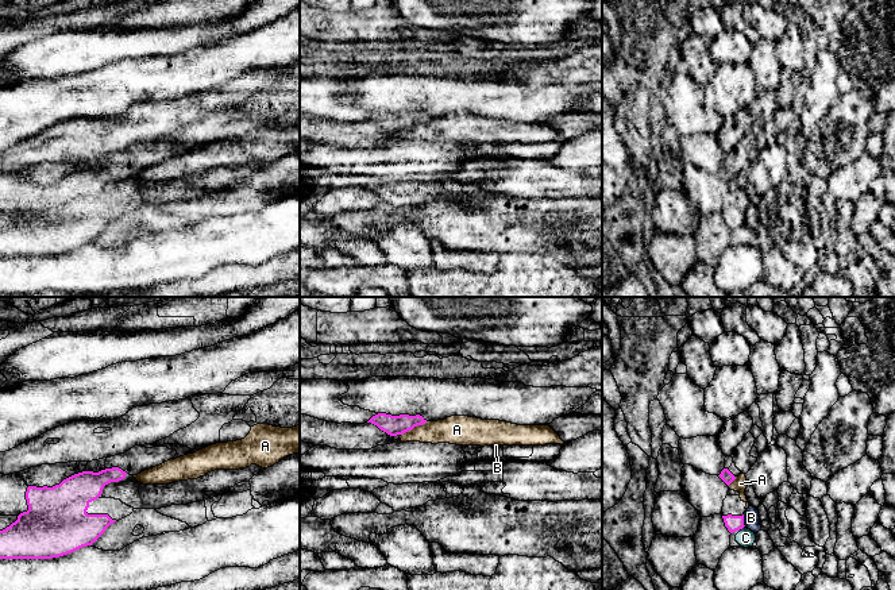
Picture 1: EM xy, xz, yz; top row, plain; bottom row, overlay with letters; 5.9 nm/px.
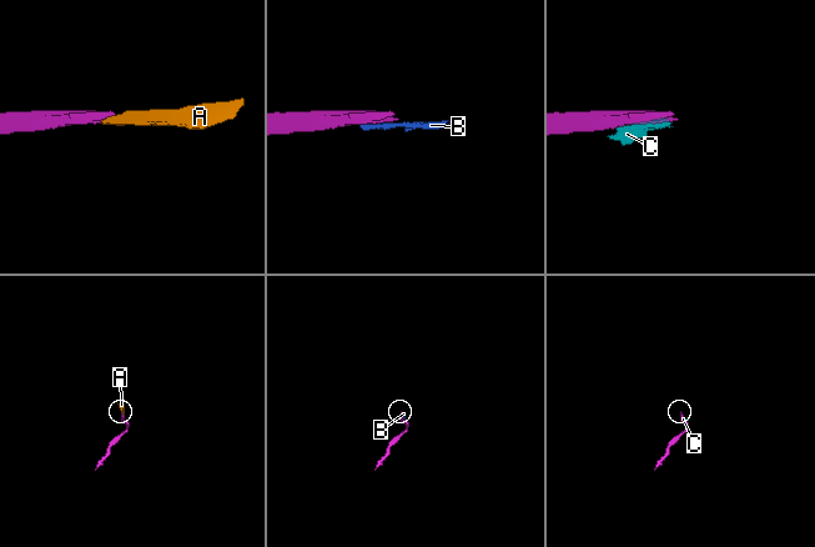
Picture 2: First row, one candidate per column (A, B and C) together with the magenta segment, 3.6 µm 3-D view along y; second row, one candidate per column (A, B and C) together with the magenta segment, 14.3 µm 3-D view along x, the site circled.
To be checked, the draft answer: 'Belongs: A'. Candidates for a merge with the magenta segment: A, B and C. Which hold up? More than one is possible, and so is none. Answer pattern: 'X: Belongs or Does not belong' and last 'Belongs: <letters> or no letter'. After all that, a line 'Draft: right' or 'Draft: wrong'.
A: Belongs
B: Does not belong
C: Does not belong
Belongs: A
Draft: right

